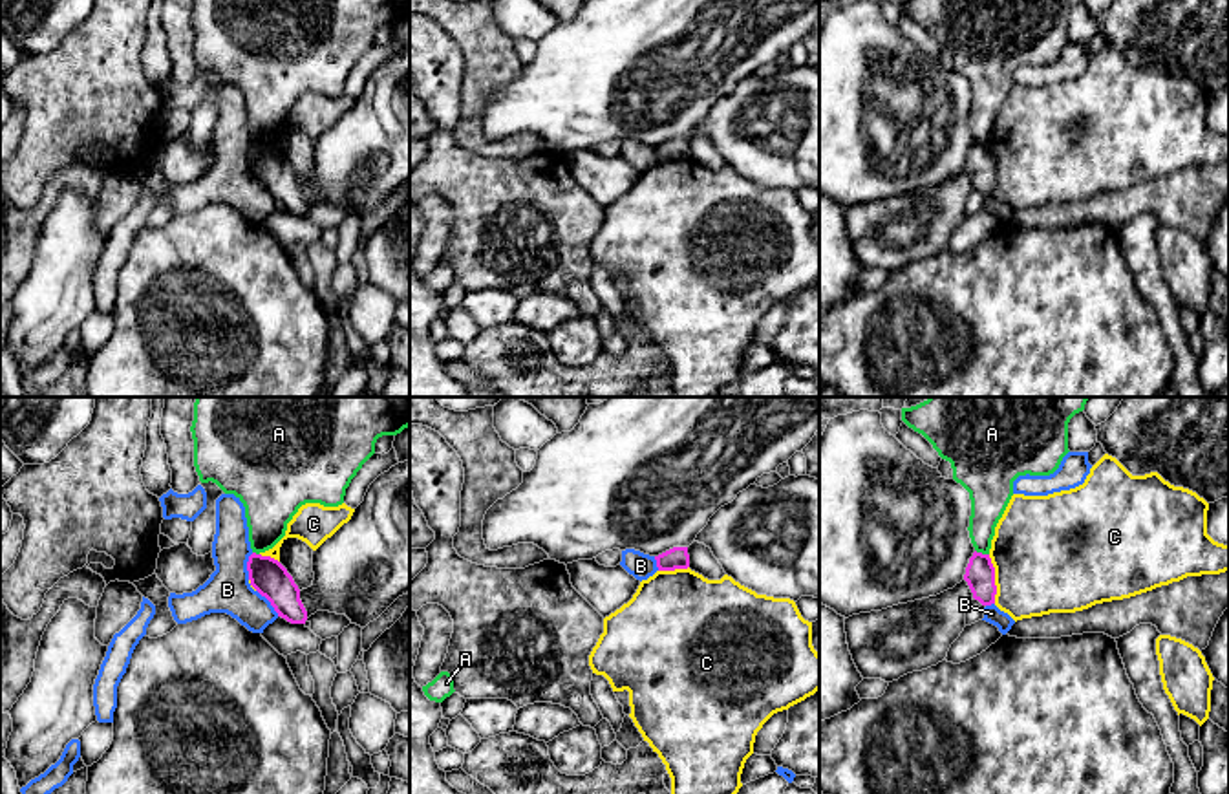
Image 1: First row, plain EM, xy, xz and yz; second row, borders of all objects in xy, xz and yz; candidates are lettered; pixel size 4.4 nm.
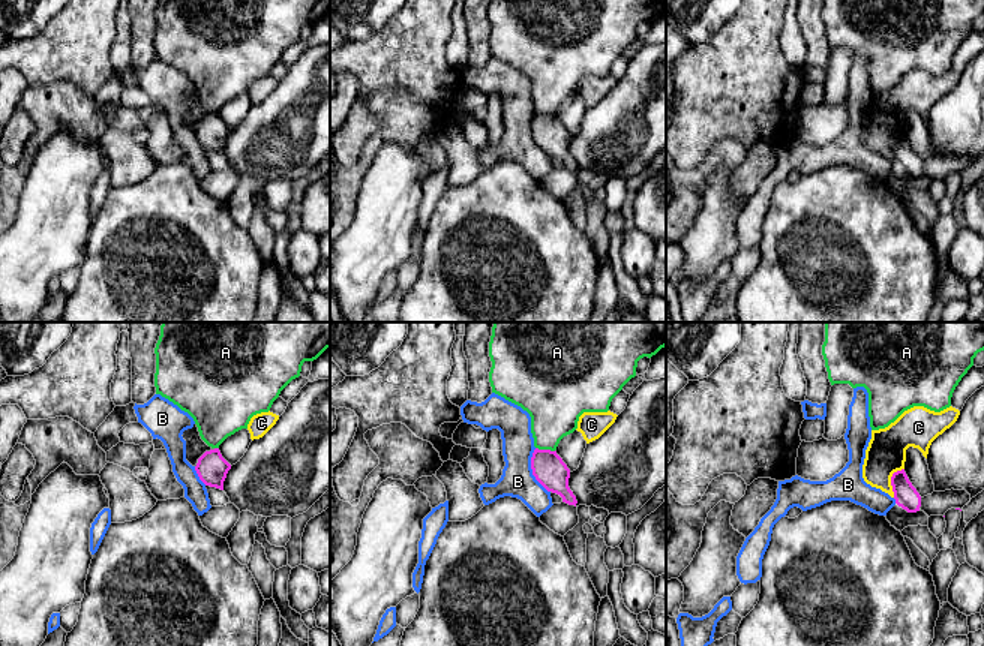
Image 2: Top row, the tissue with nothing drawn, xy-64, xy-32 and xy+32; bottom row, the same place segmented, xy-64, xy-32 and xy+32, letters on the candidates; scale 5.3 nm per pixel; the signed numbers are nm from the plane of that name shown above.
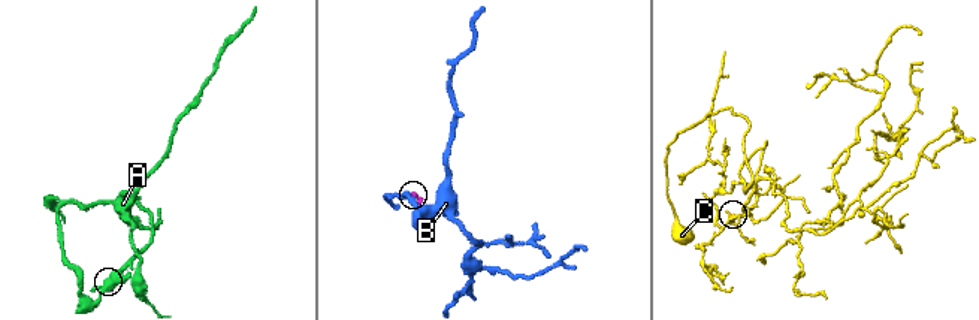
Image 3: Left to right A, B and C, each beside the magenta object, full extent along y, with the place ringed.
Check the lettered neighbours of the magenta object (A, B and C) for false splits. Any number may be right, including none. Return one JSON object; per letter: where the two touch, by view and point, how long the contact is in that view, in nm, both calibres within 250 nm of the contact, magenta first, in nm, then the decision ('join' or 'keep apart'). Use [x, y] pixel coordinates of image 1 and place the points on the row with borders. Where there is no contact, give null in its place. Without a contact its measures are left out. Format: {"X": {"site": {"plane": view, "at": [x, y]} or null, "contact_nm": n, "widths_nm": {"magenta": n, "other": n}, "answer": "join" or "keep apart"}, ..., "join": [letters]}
{"A": {"site": {"plane": "yz", "at": [981, 553]}, "contact_nm": 70, "widths_nm": {"magenta": 130, "other": 160}, "answer": "keep apart"}, "B": {"site": {"plane": "xy", "at": [269, 600]}, "contact_nm": 160, "widths_nm": {"magenta": 160, "other": 200}, "answer": "keep apart"}, "C": {"site": {"plane": "yz", "at": [993, 579]}, "contact_nm": 220, "widths_nm": {"magenta": 130, "other": 480}, "answer": "keep apart"}, "join": []}

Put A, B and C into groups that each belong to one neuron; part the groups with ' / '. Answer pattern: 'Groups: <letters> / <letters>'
Groups: A / B / C

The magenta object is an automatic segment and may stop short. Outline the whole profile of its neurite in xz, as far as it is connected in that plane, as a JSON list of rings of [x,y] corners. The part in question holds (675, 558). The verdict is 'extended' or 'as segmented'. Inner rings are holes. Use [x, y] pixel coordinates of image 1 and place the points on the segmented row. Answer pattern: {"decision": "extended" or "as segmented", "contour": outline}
{"decision": "as segmented", "contour": [[[673,547],[655,556],[658,571],[675,571],[689,567],[688,547]]]}

